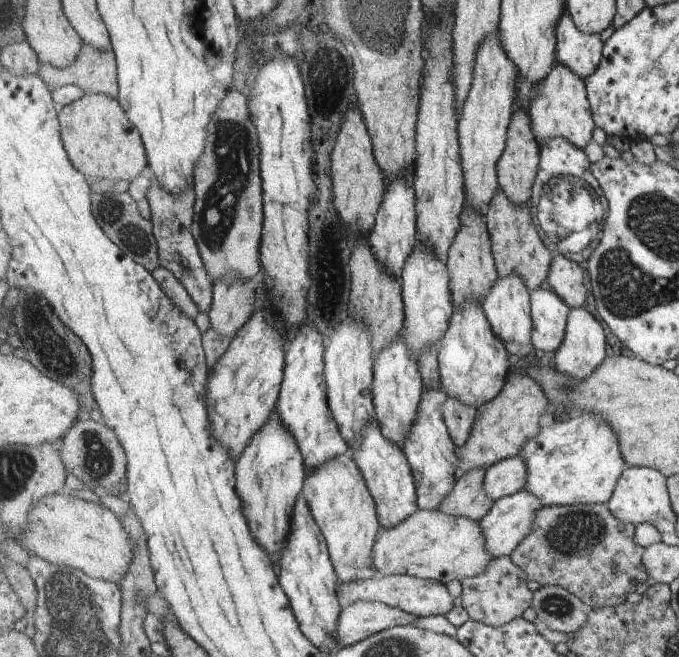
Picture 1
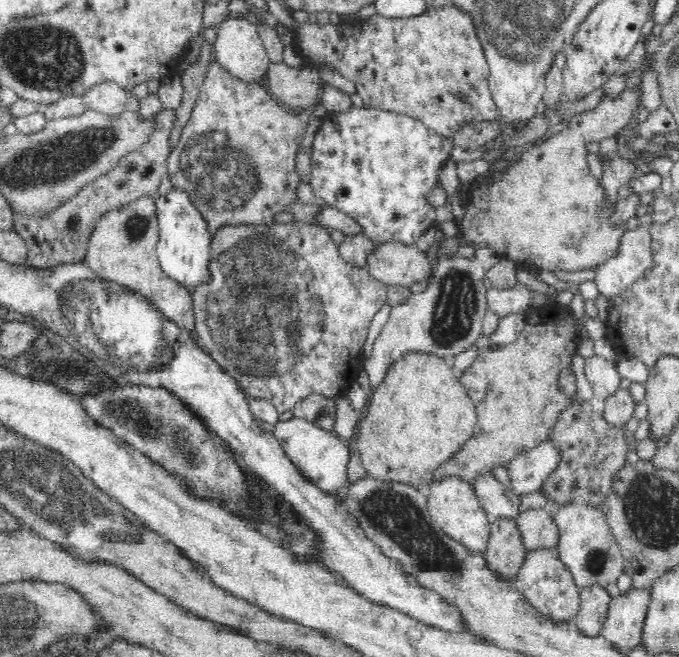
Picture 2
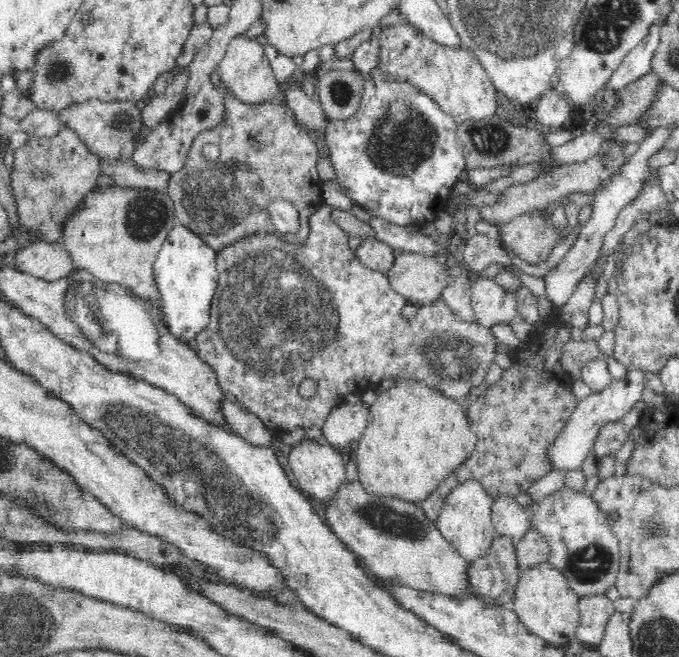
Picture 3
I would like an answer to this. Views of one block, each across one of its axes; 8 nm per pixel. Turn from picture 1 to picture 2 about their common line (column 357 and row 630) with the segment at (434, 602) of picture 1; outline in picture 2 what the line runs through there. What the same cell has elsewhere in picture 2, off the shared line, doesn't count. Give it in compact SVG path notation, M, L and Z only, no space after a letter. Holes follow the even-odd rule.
M592 584L581 588L579 597L581 601L573 619L574 623L586 636L600 636L611 599L608 592L605 587Z

